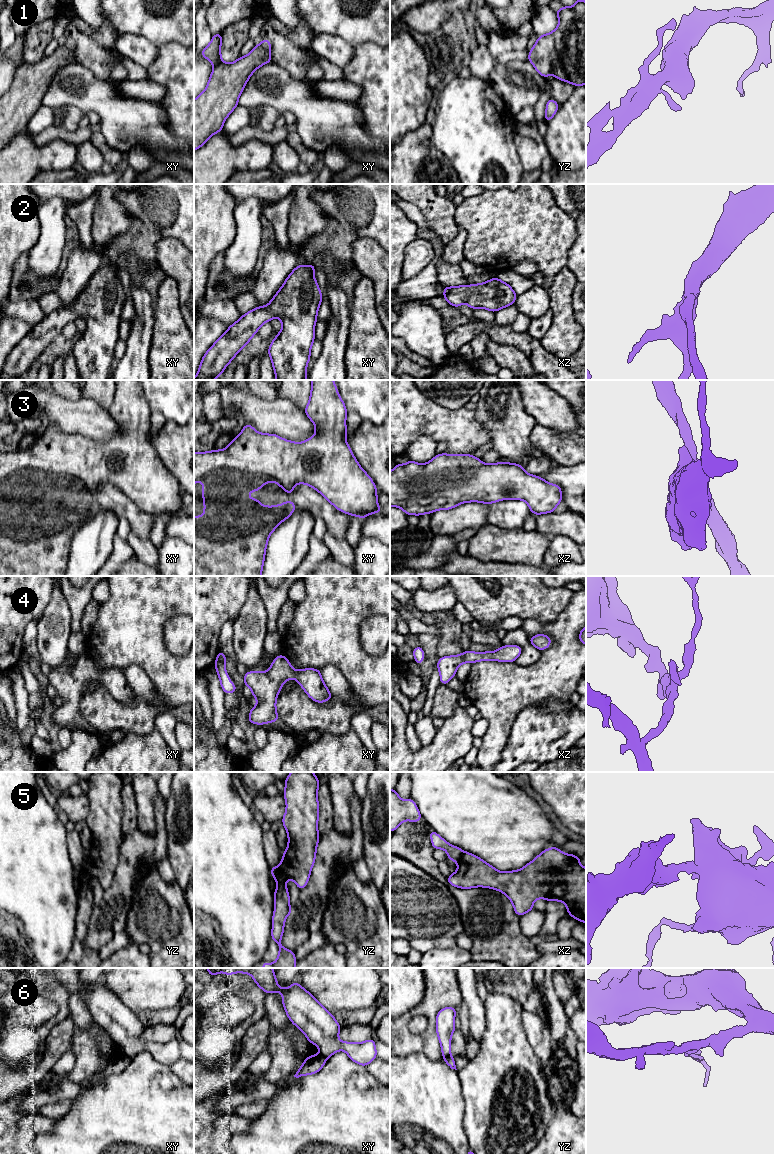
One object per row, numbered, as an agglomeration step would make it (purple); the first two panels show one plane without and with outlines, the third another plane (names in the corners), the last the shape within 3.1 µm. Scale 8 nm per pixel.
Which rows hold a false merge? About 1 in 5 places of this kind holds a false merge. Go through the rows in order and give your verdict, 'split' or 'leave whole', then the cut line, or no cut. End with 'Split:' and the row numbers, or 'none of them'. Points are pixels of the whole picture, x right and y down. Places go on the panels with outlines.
1: leave whole | no cut
2: leave whole | no cut
3: leave whole | no cut
4: leave whole | no cut
5: split | yz (278, 867), (278, 872), (273, 877)
6: split | yz (450, 1054), (443, 1058)
Split: 5, 6

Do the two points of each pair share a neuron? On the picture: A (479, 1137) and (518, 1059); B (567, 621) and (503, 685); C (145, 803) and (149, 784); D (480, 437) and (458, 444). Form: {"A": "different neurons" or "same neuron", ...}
{"A": "same neuron", "B": "same neuron", "C": "same neuron", "D": "same neuron"}

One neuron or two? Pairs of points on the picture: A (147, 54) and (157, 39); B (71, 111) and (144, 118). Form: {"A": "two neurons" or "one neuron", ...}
{"A": "two neurons", "B": "two neurons"}

